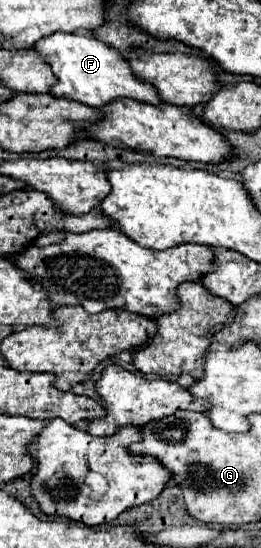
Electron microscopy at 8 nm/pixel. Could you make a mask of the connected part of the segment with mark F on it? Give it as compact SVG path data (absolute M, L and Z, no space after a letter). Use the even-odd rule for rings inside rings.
M55 32L49 36L43 36L33 50L51 66L57 84L51 86L51 94L59 98L71 98L81 104L87 104L91 108L101 108L103 104L117 100L117 98L133 98L147 104L159 104L159 94L149 88L149 84L143 84L137 80L121 54L103 44L101 40L85 34L67 34L67 32Z

